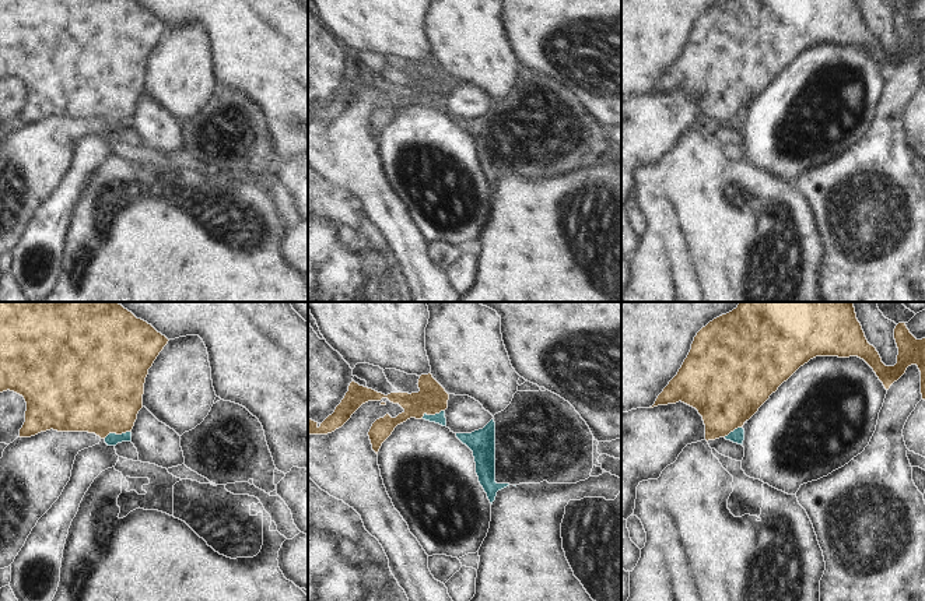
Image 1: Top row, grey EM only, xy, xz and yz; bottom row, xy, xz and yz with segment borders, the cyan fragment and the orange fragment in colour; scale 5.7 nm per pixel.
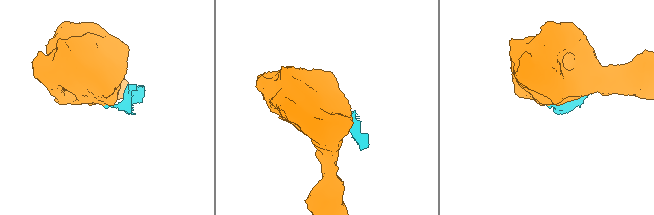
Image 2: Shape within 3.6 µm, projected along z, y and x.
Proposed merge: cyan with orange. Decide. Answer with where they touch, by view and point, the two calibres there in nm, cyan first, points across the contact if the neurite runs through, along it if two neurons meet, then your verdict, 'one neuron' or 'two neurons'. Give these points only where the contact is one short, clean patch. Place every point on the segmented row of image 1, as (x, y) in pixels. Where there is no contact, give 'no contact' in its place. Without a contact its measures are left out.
contact xy (115, 433); calibres 80 and 480 nm; border xy (130, 431), (109, 433), (104, 438); two neurons

